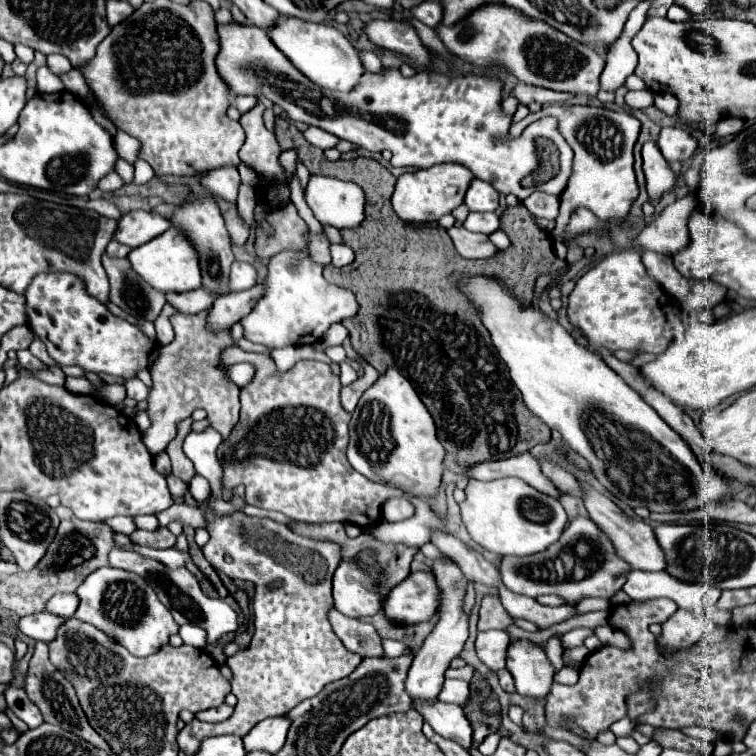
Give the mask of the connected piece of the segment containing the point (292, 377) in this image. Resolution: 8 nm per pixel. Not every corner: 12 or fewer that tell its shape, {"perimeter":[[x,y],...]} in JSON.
{"perimeter":[[252,362],[222,486],[292,520],[382,520],[328,364]]}

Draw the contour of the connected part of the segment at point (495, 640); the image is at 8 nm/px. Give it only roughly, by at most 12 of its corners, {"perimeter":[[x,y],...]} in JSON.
{"perimeter":[[478,632],[476,652],[490,670],[506,666],[508,634]]}

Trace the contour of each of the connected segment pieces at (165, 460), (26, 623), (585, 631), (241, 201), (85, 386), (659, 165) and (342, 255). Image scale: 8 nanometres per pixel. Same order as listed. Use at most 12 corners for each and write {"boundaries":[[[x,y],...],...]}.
{"boundaries":[[[166,451],[153,458],[154,468],[163,476],[172,472]],[[38,612],[22,618],[22,634],[52,642],[66,618]],[[574,628],[564,634],[564,646],[574,648],[594,634],[594,628]],[[246,184],[238,188],[238,212],[248,226],[254,222],[252,214],[254,188]],[[66,378],[74,394],[92,394],[94,386],[86,378]],[[654,142],[642,146],[650,198],[672,190],[674,174]],[[332,244],[332,264],[342,268],[354,260],[350,246]]]}

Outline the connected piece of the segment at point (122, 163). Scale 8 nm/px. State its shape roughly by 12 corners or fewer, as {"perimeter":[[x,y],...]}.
{"perimeter":[[122,158],[116,160],[114,172],[126,182],[132,182],[134,166]]}

